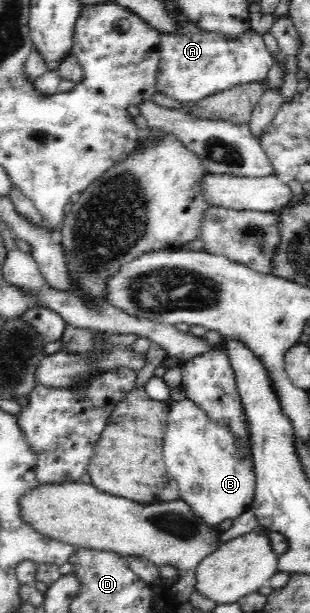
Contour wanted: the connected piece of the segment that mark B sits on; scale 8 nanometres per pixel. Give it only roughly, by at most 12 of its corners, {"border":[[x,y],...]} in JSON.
{"border":[[190,399],[162,443],[178,496],[204,524],[252,506],[252,456]]}

